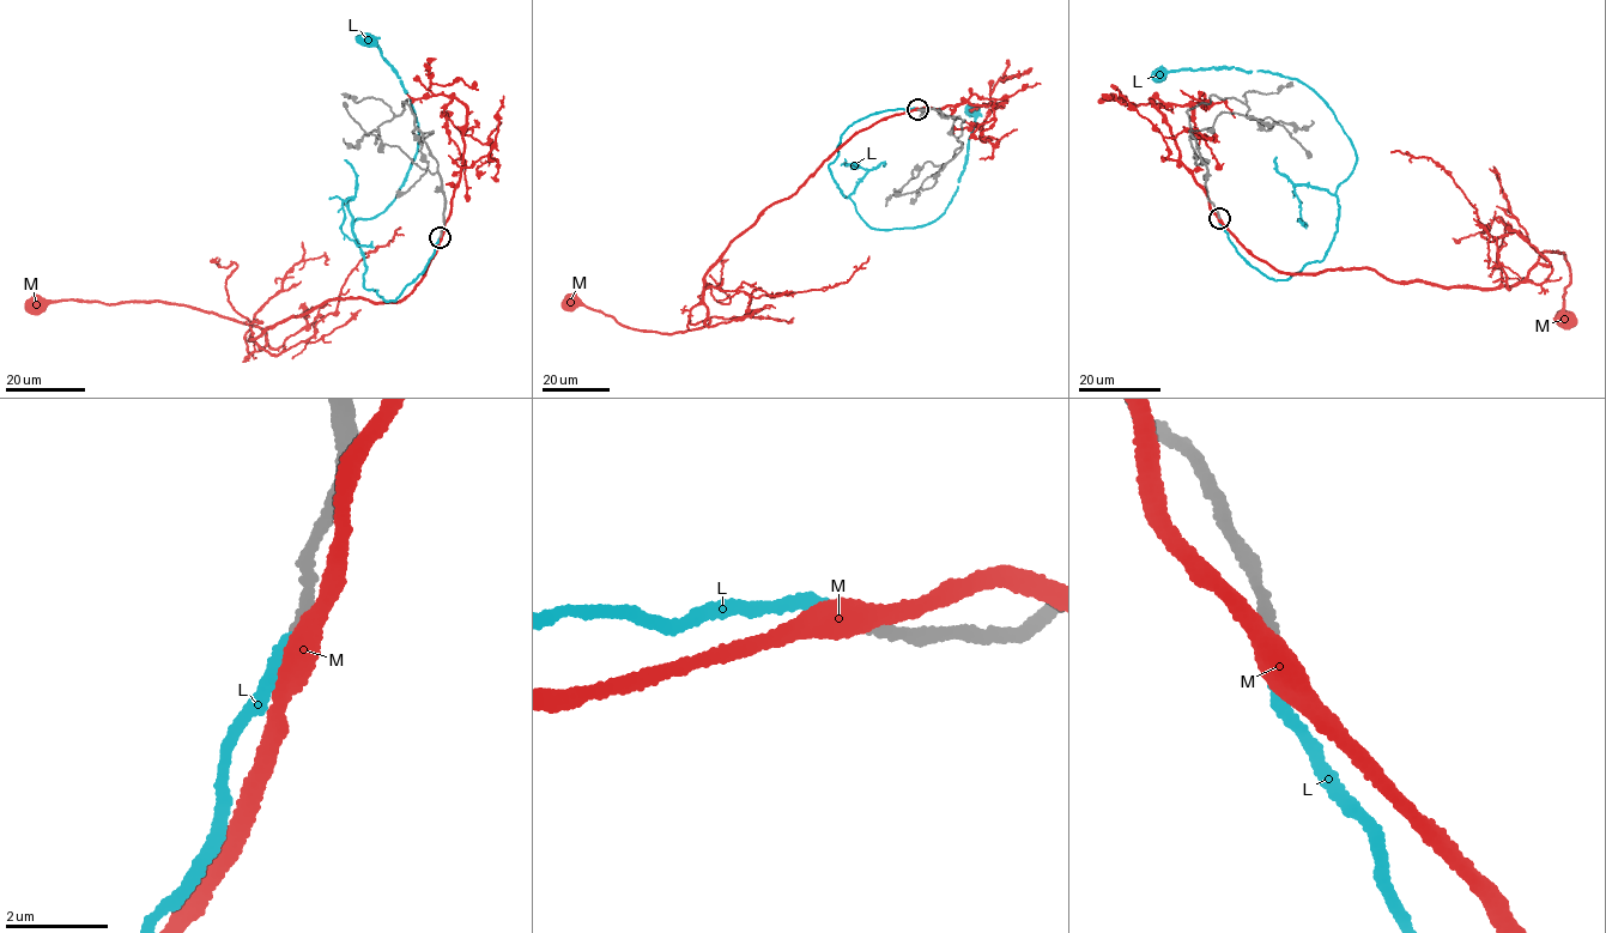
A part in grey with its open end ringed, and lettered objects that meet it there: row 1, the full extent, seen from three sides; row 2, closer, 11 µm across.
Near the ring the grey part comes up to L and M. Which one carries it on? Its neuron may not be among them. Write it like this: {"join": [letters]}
{"join": ["L"]}

